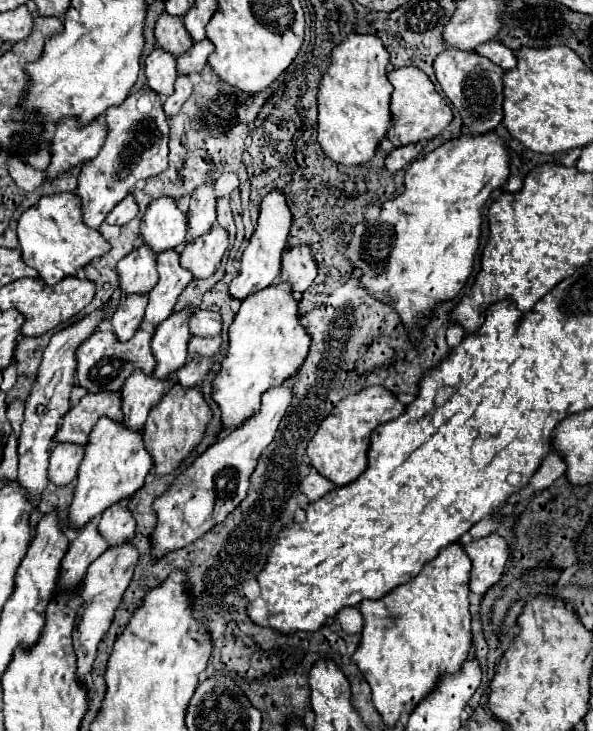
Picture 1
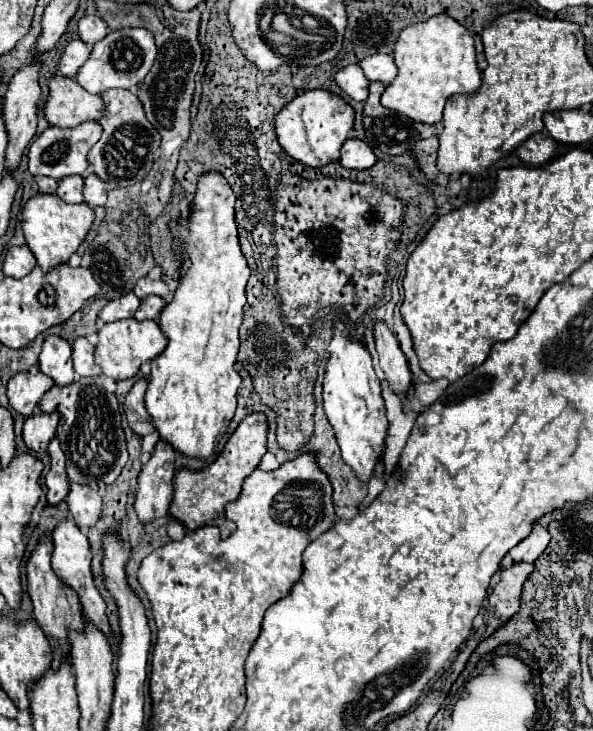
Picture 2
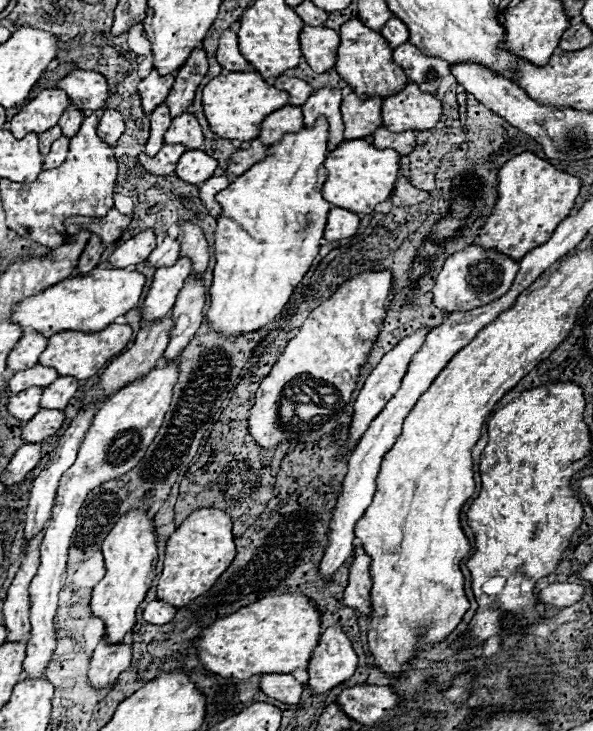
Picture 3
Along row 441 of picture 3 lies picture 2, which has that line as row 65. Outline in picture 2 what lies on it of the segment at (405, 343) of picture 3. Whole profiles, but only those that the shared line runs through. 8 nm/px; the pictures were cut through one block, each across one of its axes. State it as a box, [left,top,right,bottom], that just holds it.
[336,64,370,102]

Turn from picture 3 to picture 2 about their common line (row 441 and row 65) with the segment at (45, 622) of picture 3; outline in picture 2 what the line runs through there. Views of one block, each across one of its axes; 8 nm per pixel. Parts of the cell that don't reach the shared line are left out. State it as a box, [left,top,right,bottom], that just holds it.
[76,28,158,94]

